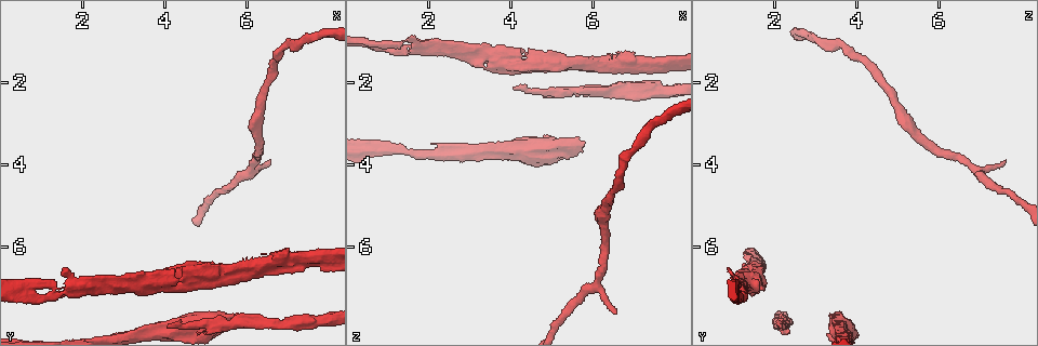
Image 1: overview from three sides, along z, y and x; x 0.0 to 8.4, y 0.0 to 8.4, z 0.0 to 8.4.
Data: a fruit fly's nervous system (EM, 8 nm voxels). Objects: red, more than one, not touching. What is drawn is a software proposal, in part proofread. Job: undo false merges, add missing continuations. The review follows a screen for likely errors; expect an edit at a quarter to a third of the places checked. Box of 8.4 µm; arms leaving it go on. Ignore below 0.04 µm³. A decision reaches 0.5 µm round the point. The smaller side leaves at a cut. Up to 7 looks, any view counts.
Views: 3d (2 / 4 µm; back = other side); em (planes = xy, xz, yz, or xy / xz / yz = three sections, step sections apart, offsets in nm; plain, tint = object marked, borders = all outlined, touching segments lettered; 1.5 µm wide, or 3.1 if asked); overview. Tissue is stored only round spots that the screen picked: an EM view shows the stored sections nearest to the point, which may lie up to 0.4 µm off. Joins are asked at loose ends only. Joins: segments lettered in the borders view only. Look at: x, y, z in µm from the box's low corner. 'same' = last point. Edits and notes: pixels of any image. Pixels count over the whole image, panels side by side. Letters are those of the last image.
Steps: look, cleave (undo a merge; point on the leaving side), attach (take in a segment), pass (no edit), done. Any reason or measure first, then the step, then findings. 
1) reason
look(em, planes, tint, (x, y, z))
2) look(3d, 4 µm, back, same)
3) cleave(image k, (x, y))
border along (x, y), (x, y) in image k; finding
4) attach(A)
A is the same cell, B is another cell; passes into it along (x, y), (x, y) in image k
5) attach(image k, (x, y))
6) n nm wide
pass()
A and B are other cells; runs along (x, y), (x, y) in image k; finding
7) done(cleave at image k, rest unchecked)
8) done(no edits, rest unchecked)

free end
look(3d, 4 µm, (6.50, 3.90, 7.65))

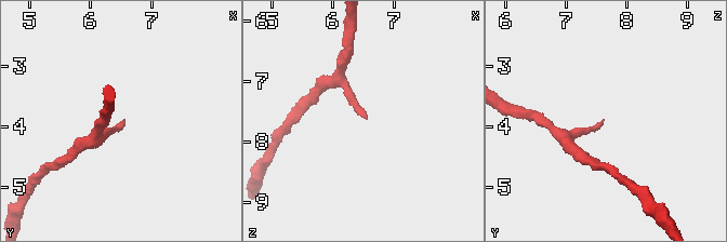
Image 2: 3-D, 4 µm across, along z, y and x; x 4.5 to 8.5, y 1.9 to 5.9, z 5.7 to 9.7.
look(em, planes, tint, (6.55, 3.90, 7.60))

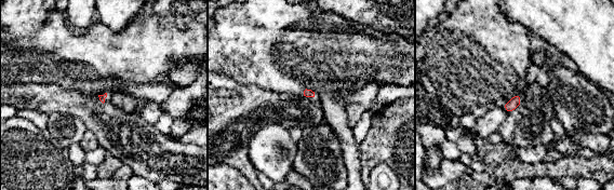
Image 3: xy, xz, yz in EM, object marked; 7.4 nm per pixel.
see the neighbours
look(em, planes, borders, same)

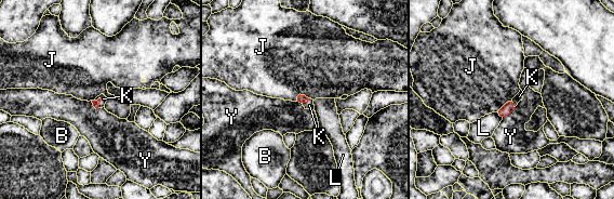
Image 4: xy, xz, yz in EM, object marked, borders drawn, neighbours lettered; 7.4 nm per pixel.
attach(K)
K is the same cell, B, J, L and Y are other cells; it goes on there

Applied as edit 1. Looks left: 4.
an open end
look(3d, 4 µm, (5.75, 7.60, 3.40))

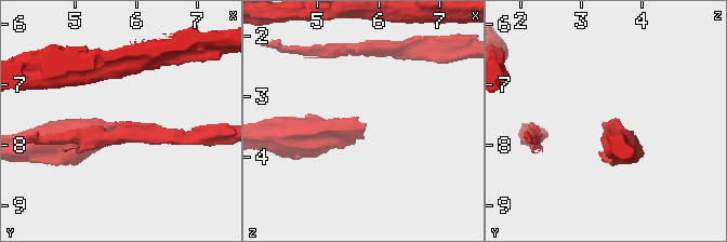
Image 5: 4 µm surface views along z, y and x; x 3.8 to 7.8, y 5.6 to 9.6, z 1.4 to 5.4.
look(em, yz, step 4, borders, (5.80, 7.65, 3.45))

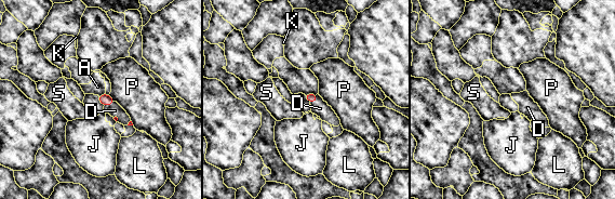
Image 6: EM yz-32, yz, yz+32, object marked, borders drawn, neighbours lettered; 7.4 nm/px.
attach(D)
D is the same cell, A, J, K, L, P and S are other cells; passes into it along (309, 97), (316, 102), (320, 108) in image 6; the neuron continues

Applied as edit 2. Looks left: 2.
done(attach at image 4, attach at image 6, rest unchecked)

